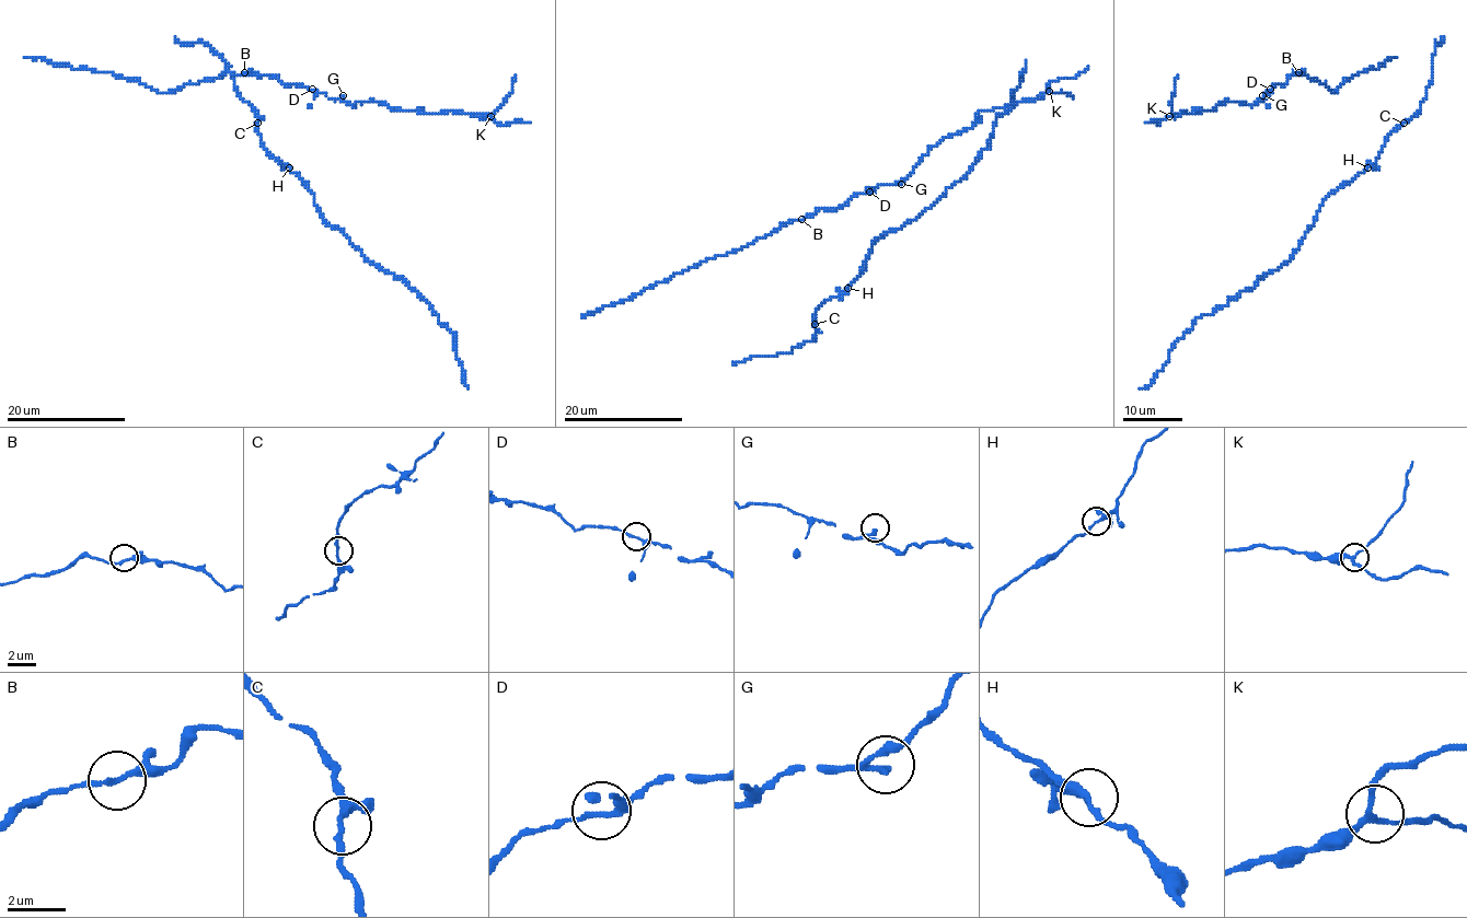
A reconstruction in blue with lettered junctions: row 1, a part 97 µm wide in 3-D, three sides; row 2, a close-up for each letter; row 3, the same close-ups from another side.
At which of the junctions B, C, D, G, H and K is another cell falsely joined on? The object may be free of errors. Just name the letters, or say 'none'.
none

